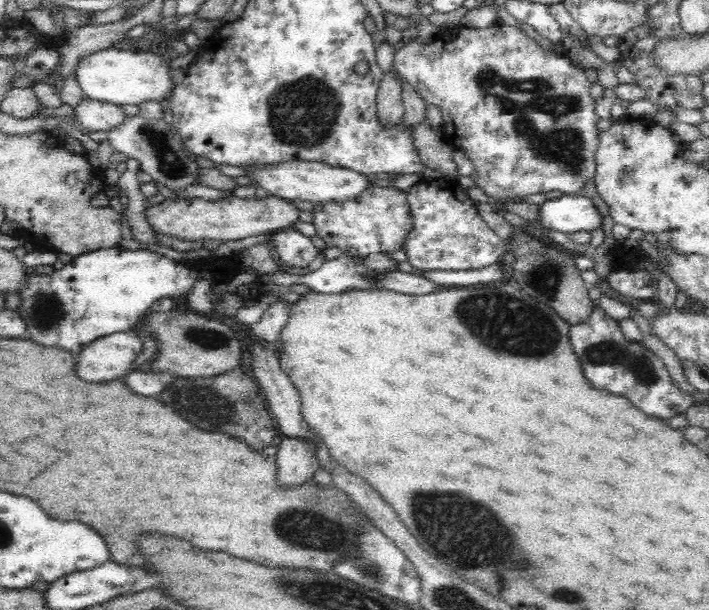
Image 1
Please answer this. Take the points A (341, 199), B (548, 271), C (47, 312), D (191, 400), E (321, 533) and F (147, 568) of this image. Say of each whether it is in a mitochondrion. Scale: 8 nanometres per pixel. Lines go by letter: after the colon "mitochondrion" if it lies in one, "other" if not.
A: other
B: mitochondrion
C: mitochondrion
D: mitochondrion
E: mitochondrion
F: other

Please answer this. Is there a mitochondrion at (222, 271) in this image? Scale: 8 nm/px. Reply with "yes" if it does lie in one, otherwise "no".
no

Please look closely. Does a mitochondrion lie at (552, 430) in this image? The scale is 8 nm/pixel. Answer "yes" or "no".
no

